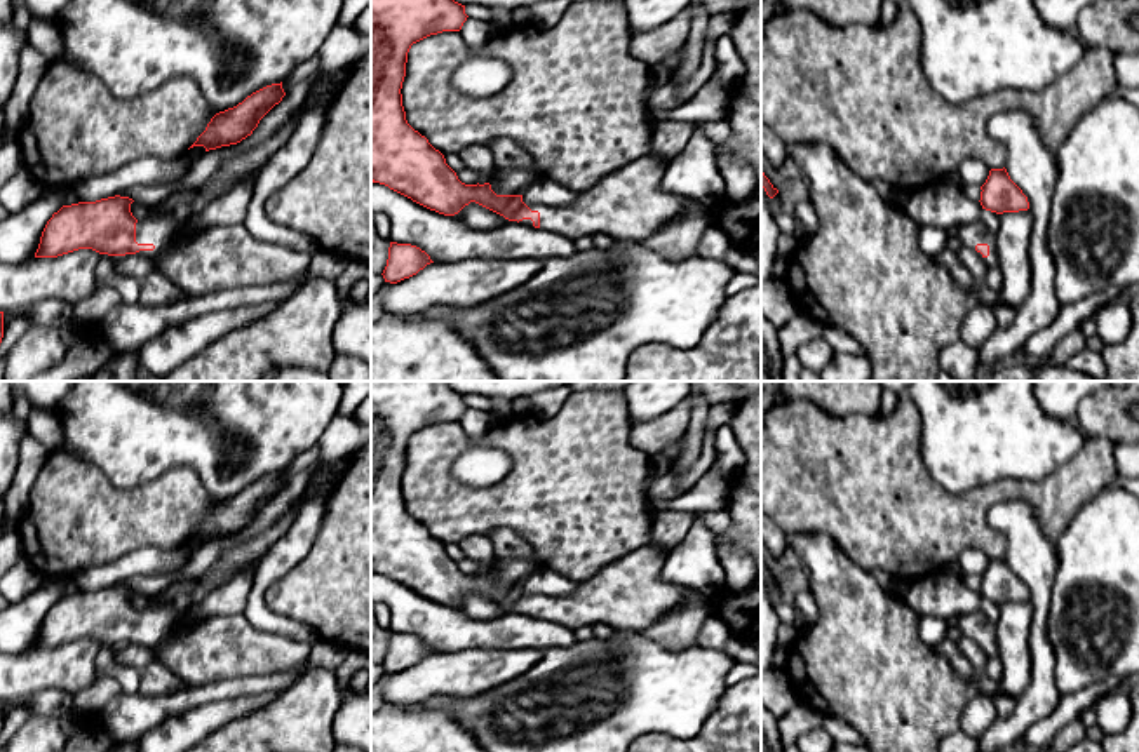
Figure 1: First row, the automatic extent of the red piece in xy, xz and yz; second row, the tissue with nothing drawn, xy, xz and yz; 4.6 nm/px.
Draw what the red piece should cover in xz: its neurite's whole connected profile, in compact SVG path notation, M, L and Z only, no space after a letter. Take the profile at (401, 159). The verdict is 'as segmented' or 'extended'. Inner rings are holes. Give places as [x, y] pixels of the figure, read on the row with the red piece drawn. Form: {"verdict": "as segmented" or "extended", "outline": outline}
{"verdict": "extended", "outline": "M371 0L371 181L444 216L458 214L475 202L522 226L545 228L576 240L608 235L615 240L644 240L690 211L691 198L662 188L667 164L644 155L611 172L570 205L526 205L522 195L496 195L489 183L465 185L425 136L414 131L402 106L402 82L413 44L442 31L460 31L467 21L465 5L455 0Z"}

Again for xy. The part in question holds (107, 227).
{"verdict": "extended", "outline": "M294 110L270 138L226 160L204 185L199 186L199 193L188 204L190 216L185 221L150 216L138 221L131 212L131 204L134 200L120 195L96 202L63 205L47 221L35 258L57 258L78 249L92 249L108 256L141 254L153 263L153 272L164 273L188 298L230 287L284 282L305 275L310 265L310 254L261 242L254 238L244 225L211 226L195 233L185 244L178 247L172 245L188 219L200 214L211 202L235 188L244 176L263 169L265 164L287 143L298 120L300 117Z"}

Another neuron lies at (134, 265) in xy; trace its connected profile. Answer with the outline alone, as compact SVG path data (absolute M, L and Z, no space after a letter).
M125 254L118 256L117 268L122 275L131 275L143 280L153 272L153 263L141 254Z

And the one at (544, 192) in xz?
M540 178L526 188L522 202L526 205L570 205L578 198L578 191L573 191L554 179Z

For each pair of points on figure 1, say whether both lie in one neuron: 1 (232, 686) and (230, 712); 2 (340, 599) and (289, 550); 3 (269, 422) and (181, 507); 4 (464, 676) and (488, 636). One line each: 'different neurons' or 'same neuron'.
1: different neurons
2: different neurons
3: different neurons
4: different neurons

